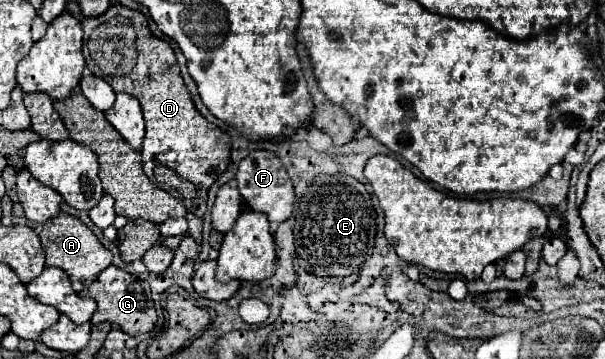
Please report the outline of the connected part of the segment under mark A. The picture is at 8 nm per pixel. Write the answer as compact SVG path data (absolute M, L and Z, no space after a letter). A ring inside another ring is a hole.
M59 213L57 217L43 223L39 237L41 237L41 245L45 249L45 265L63 269L69 275L75 291L83 291L87 285L91 285L97 279L97 275L103 269L107 269L113 261L111 251L99 243L99 239L93 235L93 231L89 227L85 227L77 217L67 215L67 213Z

